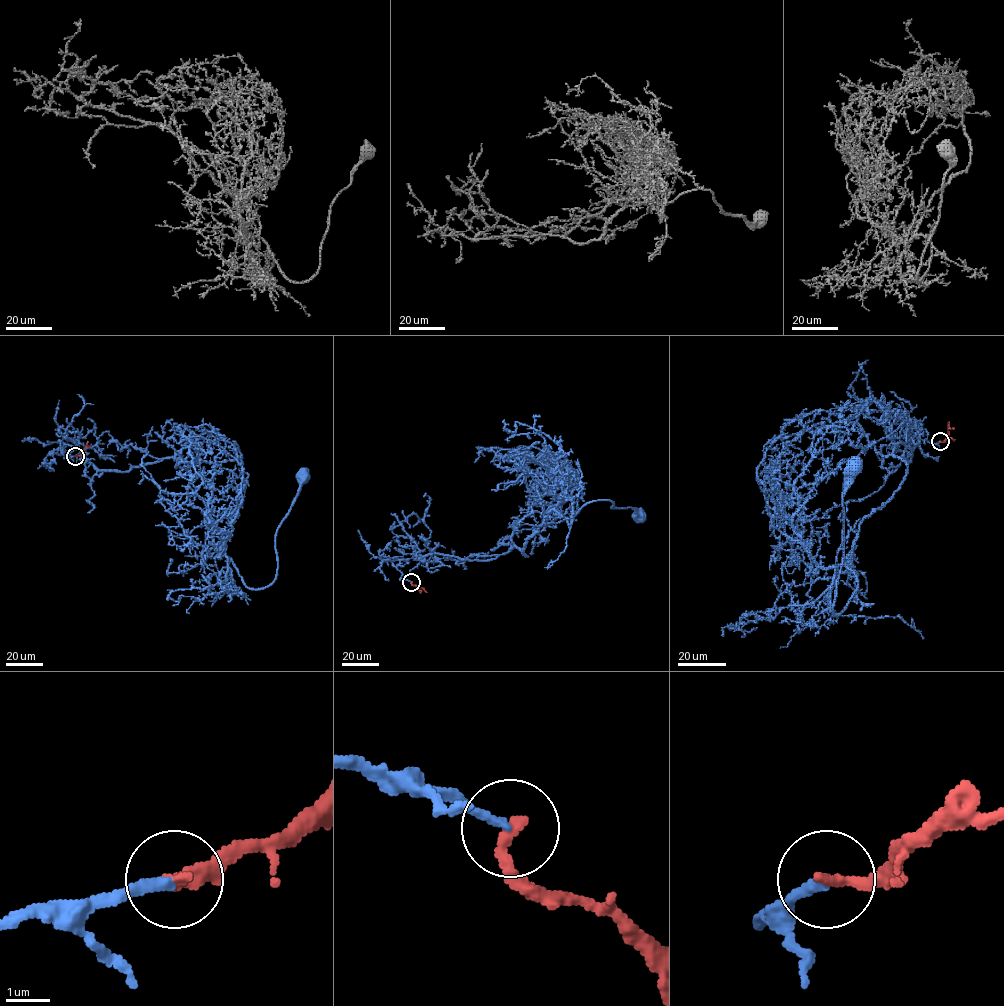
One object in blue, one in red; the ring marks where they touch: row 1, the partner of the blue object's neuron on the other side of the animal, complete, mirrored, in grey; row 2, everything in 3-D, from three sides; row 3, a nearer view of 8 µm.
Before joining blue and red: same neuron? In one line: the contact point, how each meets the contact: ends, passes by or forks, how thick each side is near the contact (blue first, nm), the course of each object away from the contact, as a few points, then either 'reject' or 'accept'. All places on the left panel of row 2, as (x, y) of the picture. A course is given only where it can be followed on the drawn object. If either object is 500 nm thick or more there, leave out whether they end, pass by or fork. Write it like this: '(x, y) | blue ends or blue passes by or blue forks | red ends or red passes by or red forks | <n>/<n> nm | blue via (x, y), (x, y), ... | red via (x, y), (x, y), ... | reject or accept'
(75, 456) | blue ends | red ends | 200/280 nm | blue via (75, 456), (126, 471), (173, 457), (251, 589), (275, 578), (303, 475) | red via (75, 456), (81, 453), (87, 441) | reject

